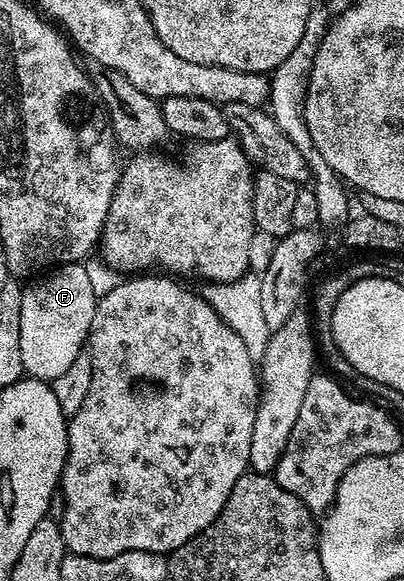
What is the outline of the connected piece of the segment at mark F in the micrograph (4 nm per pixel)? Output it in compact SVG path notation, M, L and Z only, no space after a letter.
M81 262L64 263L29 283L21 290L22 309L19 310L19 341L25 372L31 378L51 383L83 354L98 296Z

